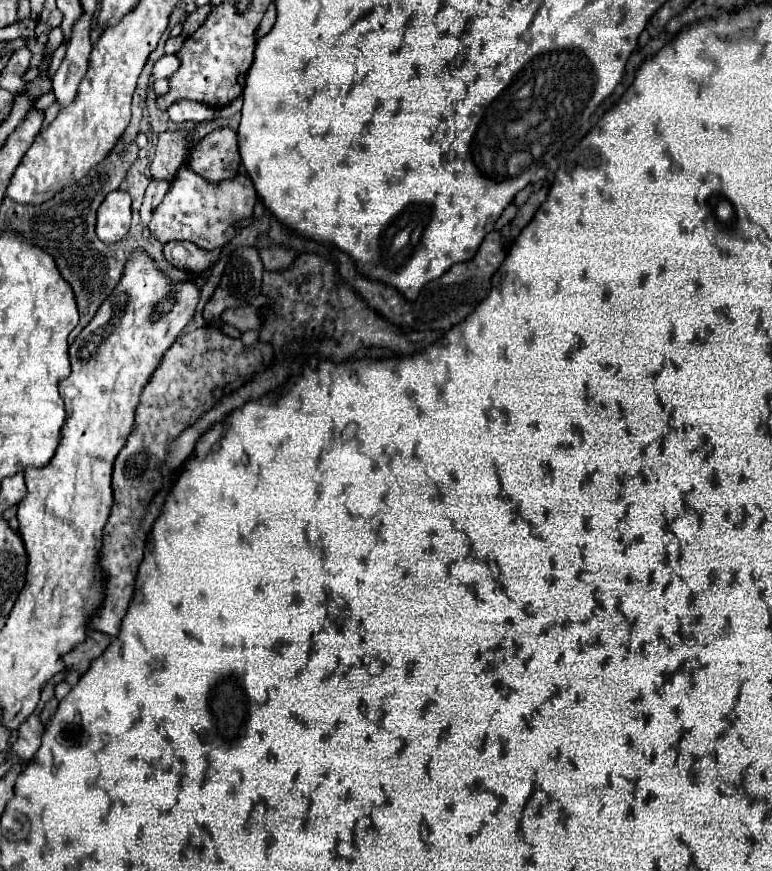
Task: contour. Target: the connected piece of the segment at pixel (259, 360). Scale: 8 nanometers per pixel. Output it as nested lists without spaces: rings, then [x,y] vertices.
[[[202,327],[190,333],[180,335],[174,345],[164,353],[158,369],[152,373],[152,379],[146,383],[146,387],[140,393],[140,403],[136,407],[136,417],[134,417],[134,431],[128,435],[126,445],[122,447],[122,451],[116,455],[114,461],[114,469],[112,469],[112,493],[114,493],[114,505],[112,505],[112,513],[106,521],[104,533],[102,533],[102,547],[100,547],[100,569],[104,571],[104,601],[98,609],[98,613],[94,613],[90,627],[98,629],[110,637],[118,635],[118,627],[120,621],[134,597],[134,585],[136,585],[136,573],[138,573],[138,565],[142,561],[144,555],[144,543],[146,543],[146,533],[150,531],[154,519],[160,515],[162,511],[162,503],[170,491],[170,485],[174,481],[174,475],[170,477],[162,477],[160,473],[160,465],[166,459],[166,451],[168,451],[168,443],[172,439],[176,439],[186,427],[190,427],[202,413],[210,411],[218,399],[222,397],[222,393],[230,393],[238,387],[244,385],[246,379],[252,379],[254,369],[266,369],[266,365],[272,361],[272,347],[268,343],[258,341],[252,347],[246,347],[240,339],[232,339],[228,335],[224,335],[218,327]]]

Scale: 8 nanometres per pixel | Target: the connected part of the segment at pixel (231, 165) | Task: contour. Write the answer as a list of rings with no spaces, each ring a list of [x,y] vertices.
[[[222,127],[206,135],[190,149],[188,165],[208,181],[222,181],[238,175],[240,155],[236,131]]]

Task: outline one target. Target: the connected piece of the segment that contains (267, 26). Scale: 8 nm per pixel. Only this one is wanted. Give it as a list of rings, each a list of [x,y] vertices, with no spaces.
[[[273,1],[269,5],[258,27],[258,30],[256,32],[256,40],[259,40],[263,36],[265,36],[272,29],[272,27],[274,26],[275,20],[276,20],[276,15],[277,15],[276,5],[275,5],[275,1]]]

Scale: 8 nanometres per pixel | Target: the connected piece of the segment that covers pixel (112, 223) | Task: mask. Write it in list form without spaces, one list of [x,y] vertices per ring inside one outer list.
[[[112,191],[98,207],[96,235],[104,243],[120,241],[130,227],[130,195],[124,191]]]

